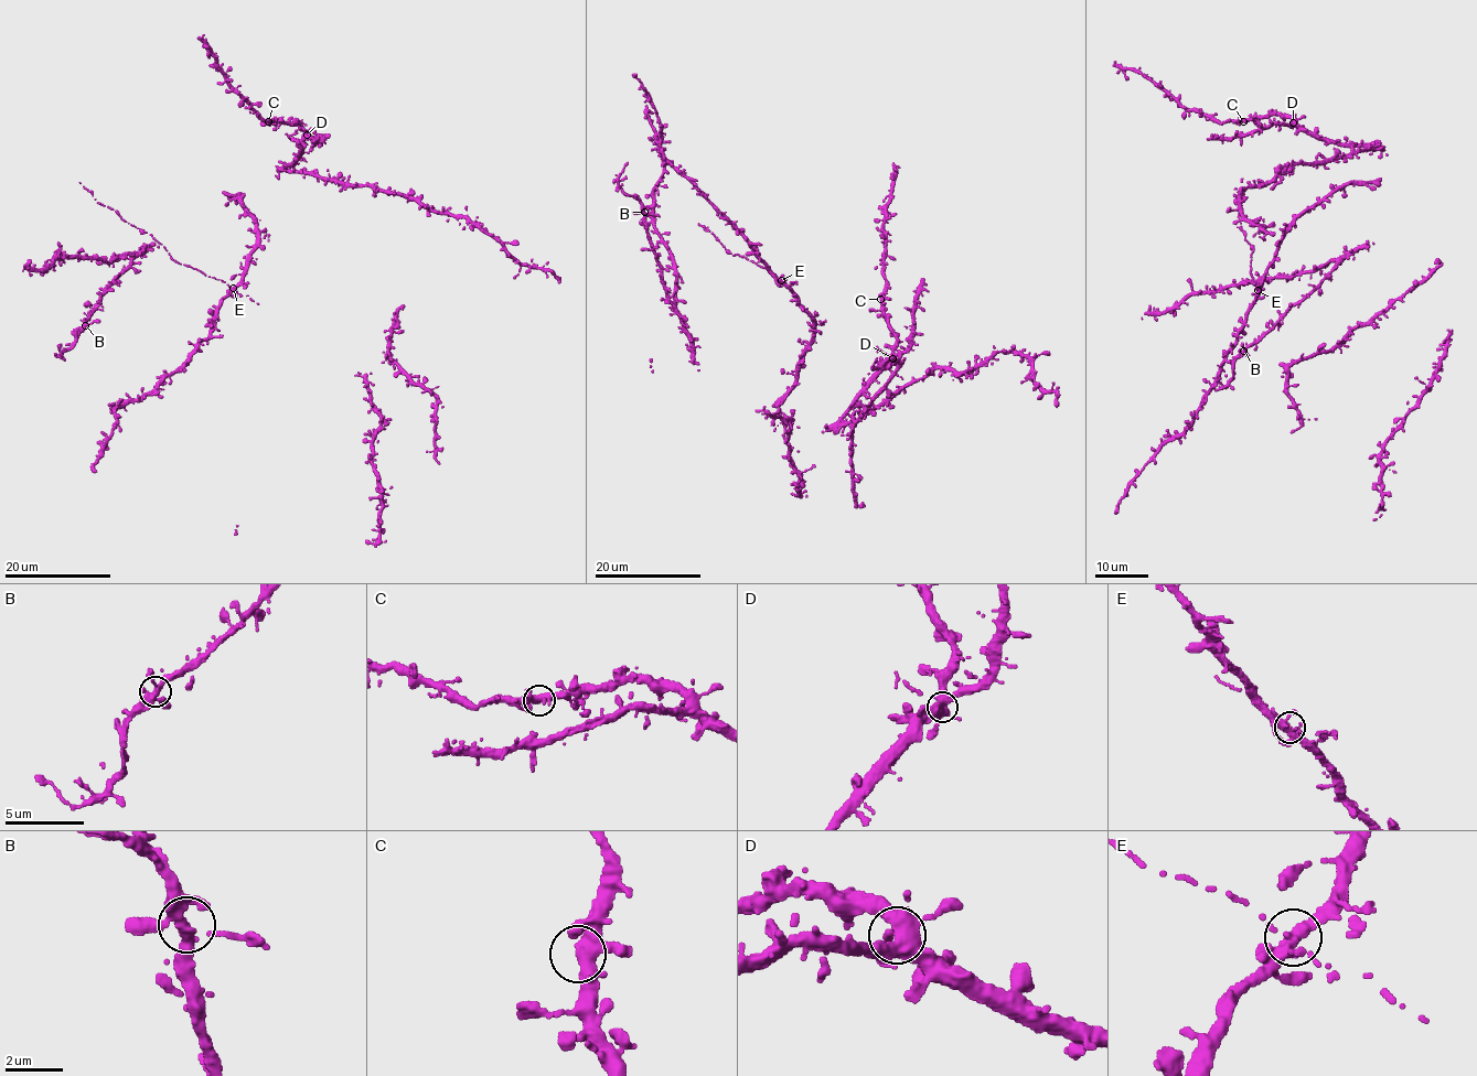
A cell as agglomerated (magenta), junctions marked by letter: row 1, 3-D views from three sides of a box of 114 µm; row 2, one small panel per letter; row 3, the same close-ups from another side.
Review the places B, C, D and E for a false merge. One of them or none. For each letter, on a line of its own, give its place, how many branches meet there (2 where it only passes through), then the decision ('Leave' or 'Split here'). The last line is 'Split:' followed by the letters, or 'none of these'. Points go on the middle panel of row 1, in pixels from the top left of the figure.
B: Place: (644, 212). Branches: 6. Leave
C: Place: (880, 299). Branches: 5. Leave
D: Place: (892, 358). Branches: 5. Leave
E: Place: (781, 280). Branches: 6. Split here
Split: E

